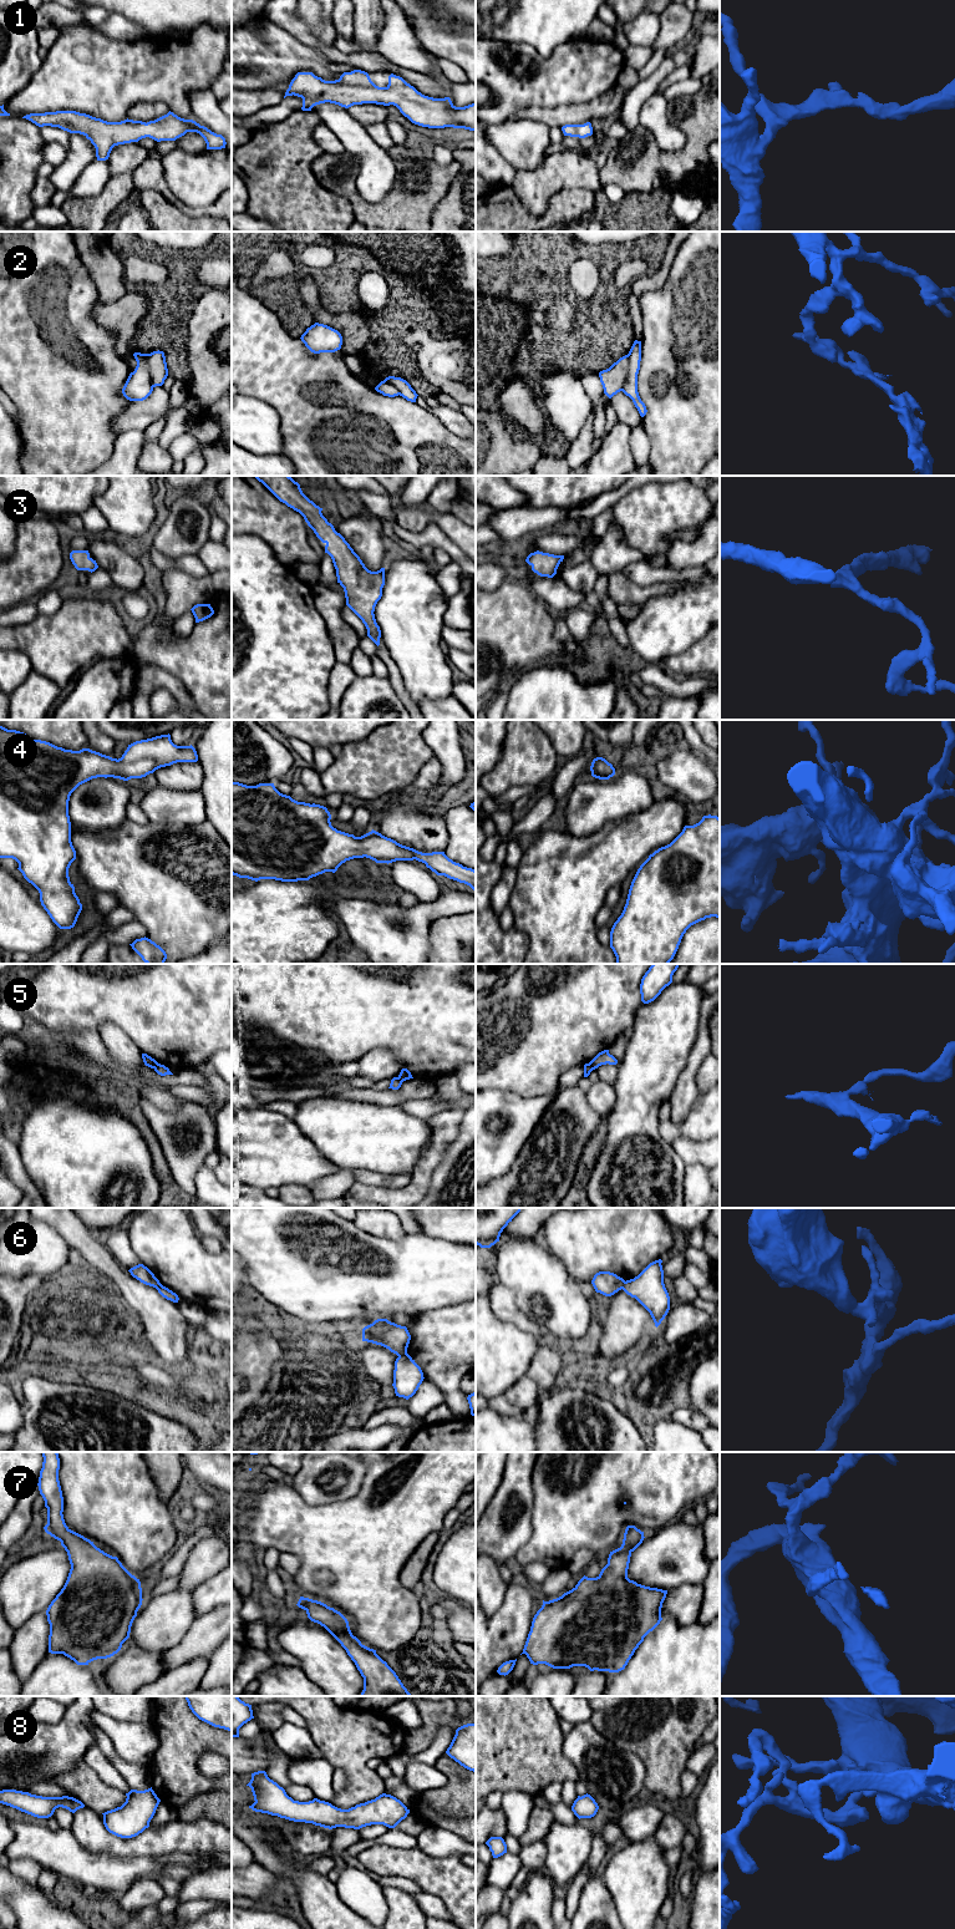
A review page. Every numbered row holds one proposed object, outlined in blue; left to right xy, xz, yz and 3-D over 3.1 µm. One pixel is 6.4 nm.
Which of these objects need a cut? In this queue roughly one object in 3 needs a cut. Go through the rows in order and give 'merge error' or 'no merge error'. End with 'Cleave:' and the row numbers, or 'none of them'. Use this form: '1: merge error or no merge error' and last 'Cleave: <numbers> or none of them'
1: no merge error
2: merge error
3: no merge error
4: no merge error
5: merge error
6: merge error
7: no merge error
8: no merge error
Cleave: 2, 5, 6

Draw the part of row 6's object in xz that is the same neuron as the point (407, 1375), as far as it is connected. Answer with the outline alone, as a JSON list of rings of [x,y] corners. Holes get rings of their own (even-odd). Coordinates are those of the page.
[[[407,1352],[396,1359],[392,1384],[396,1396],[408,1400],[416,1394],[423,1379],[421,1367]]]

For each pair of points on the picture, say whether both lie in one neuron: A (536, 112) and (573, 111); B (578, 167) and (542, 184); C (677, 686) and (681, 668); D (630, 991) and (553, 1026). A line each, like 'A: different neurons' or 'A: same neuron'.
A: same neuron
B: same neuron
C: different neurons
D: same neuron

